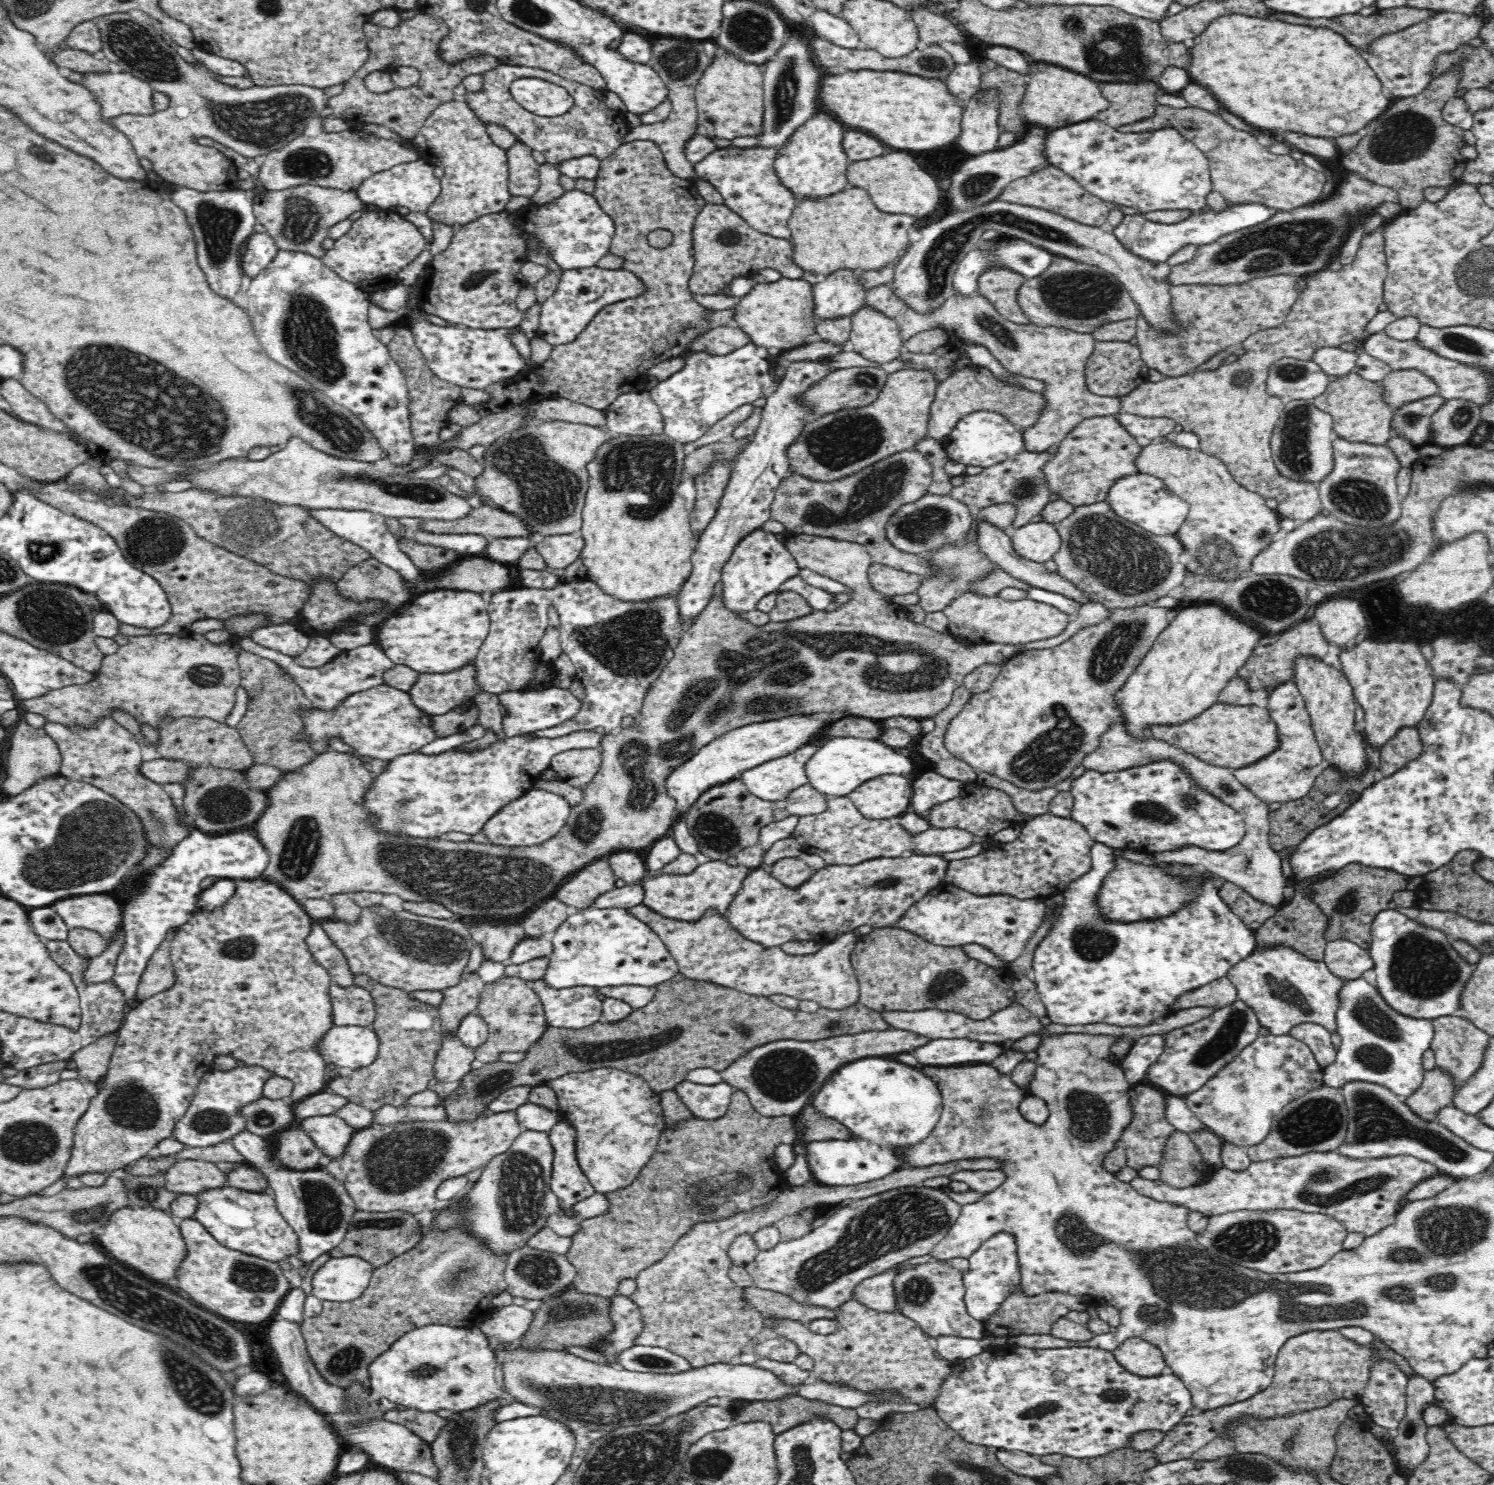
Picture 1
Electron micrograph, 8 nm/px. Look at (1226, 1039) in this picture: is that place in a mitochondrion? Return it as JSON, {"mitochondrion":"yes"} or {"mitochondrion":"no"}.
{"mitochondrion":"yes"}

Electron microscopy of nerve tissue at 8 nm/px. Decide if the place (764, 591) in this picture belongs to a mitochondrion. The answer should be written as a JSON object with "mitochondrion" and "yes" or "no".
{"mitochondrion":"no"}

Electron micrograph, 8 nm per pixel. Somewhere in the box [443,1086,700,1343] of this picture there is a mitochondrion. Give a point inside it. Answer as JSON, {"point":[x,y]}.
{"point":[521,1184]}

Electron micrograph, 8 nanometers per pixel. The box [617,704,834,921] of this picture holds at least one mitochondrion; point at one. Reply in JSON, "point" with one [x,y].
{"point":[719,834]}

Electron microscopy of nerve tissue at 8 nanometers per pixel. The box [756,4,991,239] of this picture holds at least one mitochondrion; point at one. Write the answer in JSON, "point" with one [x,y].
{"point":[784,99]}

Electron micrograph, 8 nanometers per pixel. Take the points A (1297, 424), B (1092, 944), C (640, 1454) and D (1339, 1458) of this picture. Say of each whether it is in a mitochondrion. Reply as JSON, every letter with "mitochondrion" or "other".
{"A":"mitochondrion","B":"mitochondrion","C":"mitochondrion","D":"other"}

